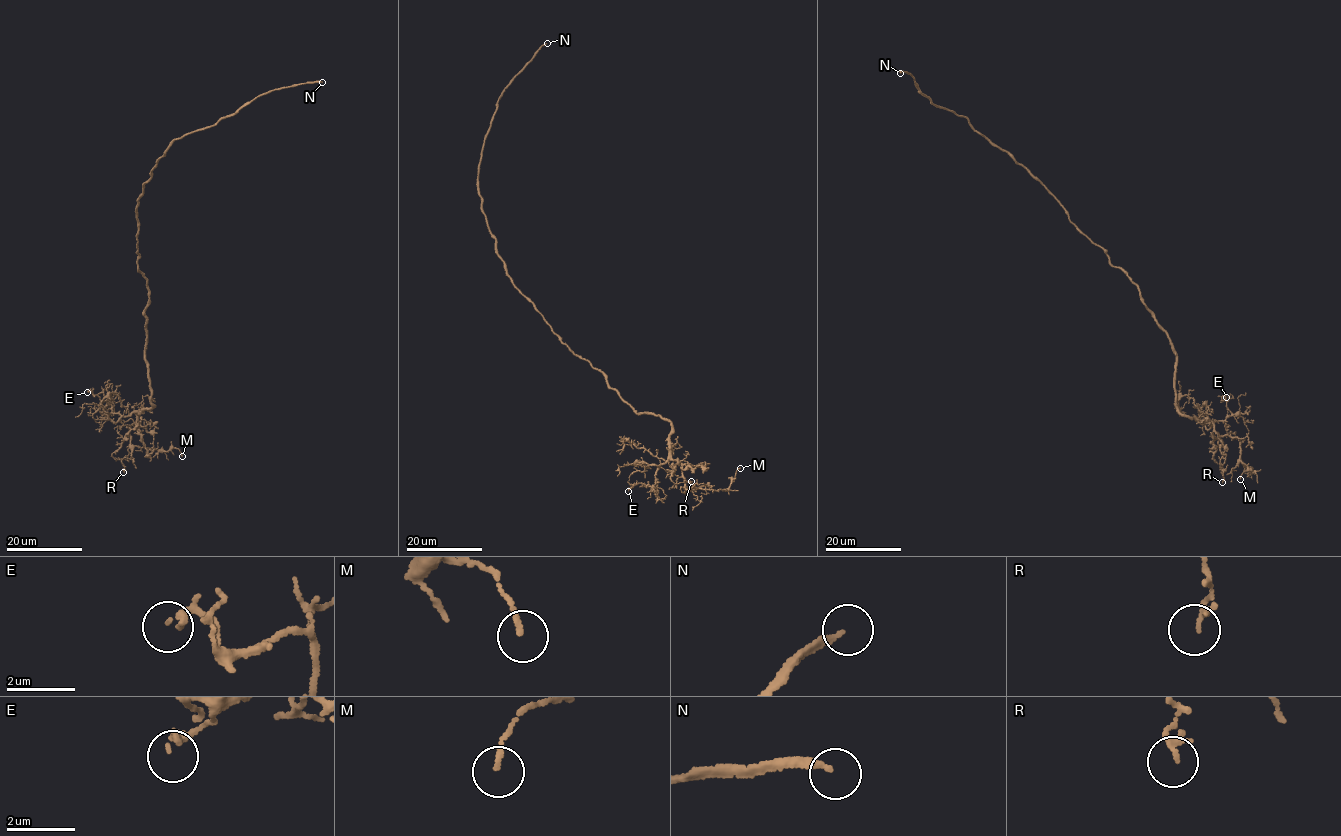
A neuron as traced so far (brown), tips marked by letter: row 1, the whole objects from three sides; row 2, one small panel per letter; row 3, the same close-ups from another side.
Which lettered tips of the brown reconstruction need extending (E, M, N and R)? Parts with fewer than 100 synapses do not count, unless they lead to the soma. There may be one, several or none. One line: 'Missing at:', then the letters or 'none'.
Missing at: N

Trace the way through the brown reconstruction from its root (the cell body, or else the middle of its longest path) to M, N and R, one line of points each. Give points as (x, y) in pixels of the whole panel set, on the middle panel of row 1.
M: (548, 325), (635, 411), (670, 423), (671, 456), (682, 467), (686, 489), (726, 489), (740, 468)
N: (548, 325), (534, 303), (512, 283), (489, 230), (476, 186), (485, 136), (500, 97), (547, 43)
R: (548, 325), (635, 411), (670, 423), (671, 456), (678, 461), (670, 478), (691, 481)

